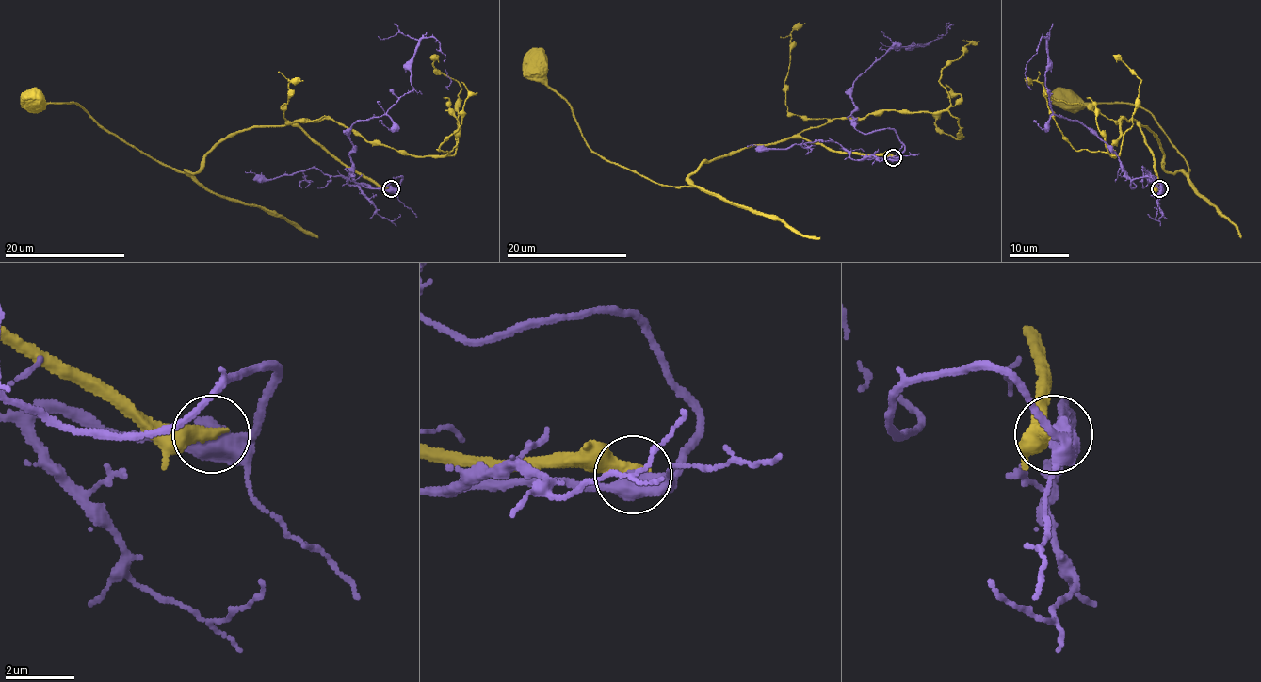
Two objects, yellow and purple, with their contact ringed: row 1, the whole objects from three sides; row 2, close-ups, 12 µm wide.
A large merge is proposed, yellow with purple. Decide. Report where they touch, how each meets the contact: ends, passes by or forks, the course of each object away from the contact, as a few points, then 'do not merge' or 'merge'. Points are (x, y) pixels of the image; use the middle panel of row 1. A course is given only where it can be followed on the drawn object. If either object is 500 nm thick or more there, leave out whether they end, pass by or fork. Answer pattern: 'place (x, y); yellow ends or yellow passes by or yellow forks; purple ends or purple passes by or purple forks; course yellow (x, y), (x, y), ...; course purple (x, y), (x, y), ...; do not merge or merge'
place (893, 157); course yellow (894, 157), (799, 138), (731, 152), (703, 162), (687, 186), (663, 186), (589, 147), (573, 107), (536, 70); course purple (894, 157), (904, 147), (892, 129), (856, 129), (852, 84), (889, 50), (934, 41), (946, 24), (950, 29); do not merge

